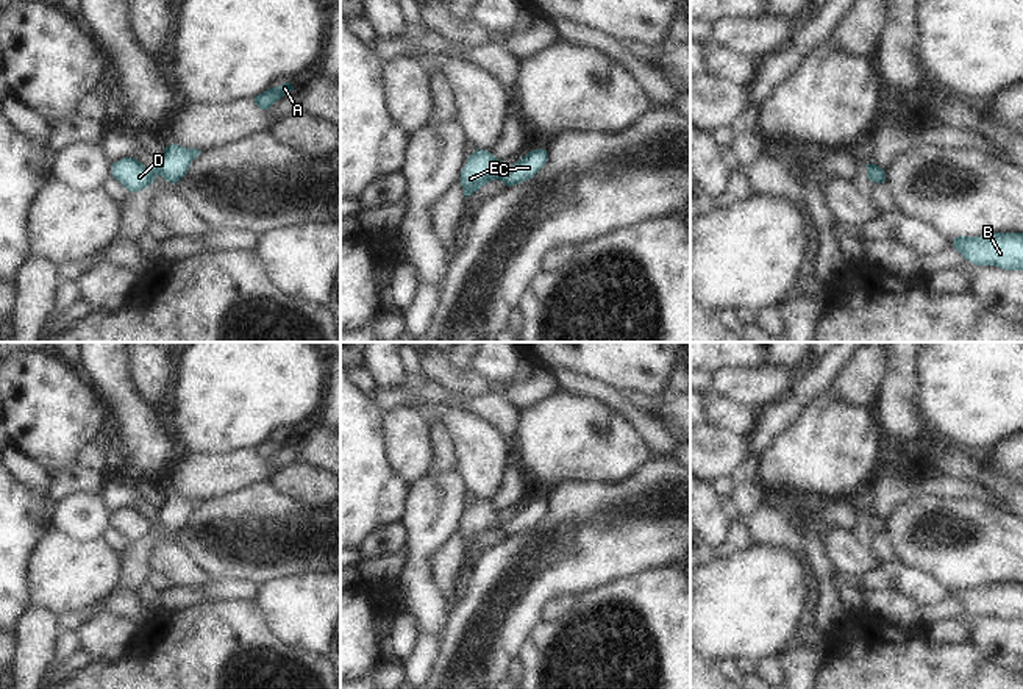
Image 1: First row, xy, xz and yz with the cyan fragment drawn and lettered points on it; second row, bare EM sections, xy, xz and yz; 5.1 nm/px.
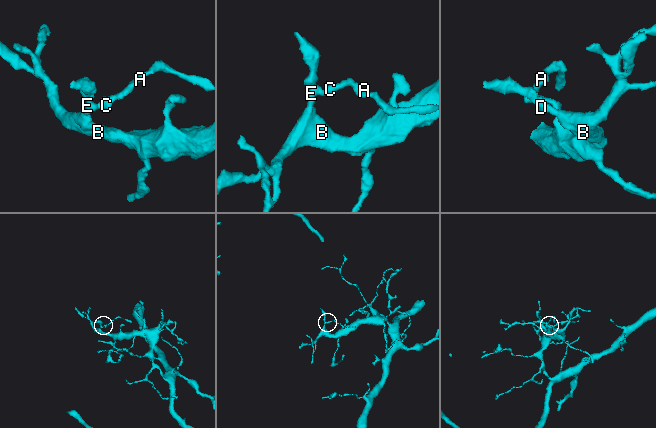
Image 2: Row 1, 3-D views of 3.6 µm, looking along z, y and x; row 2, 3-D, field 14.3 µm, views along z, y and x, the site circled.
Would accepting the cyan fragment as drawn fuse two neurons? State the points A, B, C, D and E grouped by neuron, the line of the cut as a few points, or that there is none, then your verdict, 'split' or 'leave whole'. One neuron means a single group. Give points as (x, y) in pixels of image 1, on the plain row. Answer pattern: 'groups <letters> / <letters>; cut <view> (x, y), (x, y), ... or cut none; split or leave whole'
groups A B C D E; cut none; leave whole

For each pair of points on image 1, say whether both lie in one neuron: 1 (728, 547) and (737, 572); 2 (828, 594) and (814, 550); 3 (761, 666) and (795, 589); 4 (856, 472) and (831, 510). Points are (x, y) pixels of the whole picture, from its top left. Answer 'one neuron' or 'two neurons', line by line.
1: two neurons
2: one neuron
3: two neurons
4: two neurons

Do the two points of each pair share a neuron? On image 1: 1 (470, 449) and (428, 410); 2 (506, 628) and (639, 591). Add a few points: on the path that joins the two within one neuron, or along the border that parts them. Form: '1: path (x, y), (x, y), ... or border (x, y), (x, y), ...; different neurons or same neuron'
1: path (469, 436), (445, 413), (441, 413); same neuron
2: border (542, 621), (520, 652); different neurons

